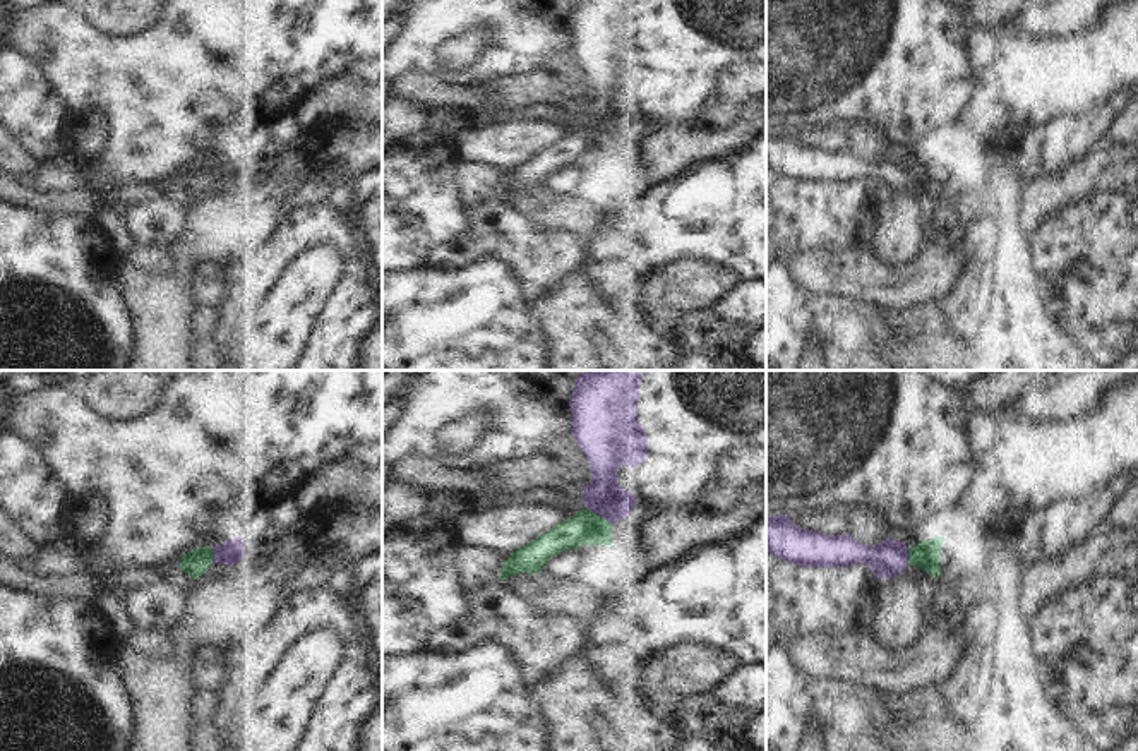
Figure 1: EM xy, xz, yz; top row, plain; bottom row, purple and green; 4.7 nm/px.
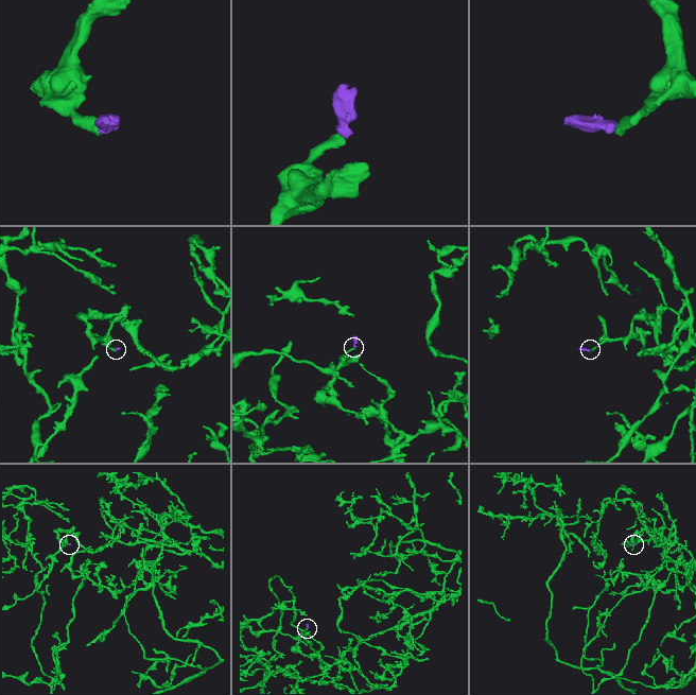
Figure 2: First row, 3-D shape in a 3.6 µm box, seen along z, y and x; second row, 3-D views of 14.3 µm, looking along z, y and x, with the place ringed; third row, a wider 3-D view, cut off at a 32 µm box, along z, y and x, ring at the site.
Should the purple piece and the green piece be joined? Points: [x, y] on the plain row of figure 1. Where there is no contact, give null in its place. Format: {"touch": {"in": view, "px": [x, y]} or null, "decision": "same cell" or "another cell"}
{"touch": {"in": "xz", "px": [598, 129]}, "decision": "same cell"}

